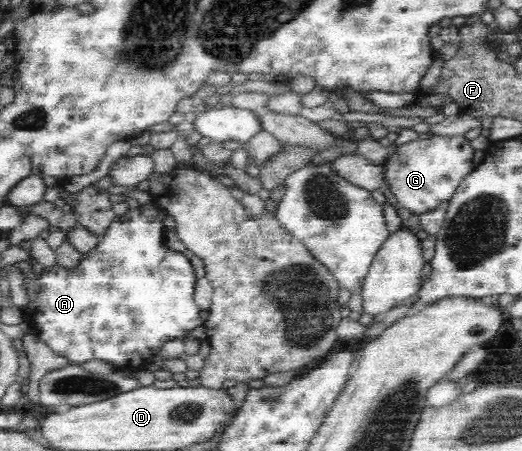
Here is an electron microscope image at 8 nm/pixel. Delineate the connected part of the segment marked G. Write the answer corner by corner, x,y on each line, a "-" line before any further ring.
432,136
428,139
414,140
399,145
395,153
389,156
384,165
386,186
390,189
402,209
408,209
412,214
422,215
440,205
446,204
451,196
456,193
460,182
473,170
473,143
463,137
440,137

